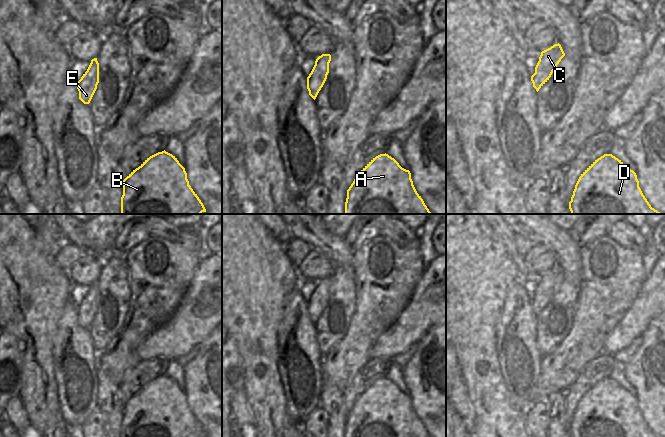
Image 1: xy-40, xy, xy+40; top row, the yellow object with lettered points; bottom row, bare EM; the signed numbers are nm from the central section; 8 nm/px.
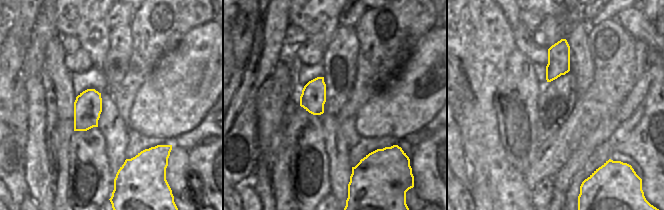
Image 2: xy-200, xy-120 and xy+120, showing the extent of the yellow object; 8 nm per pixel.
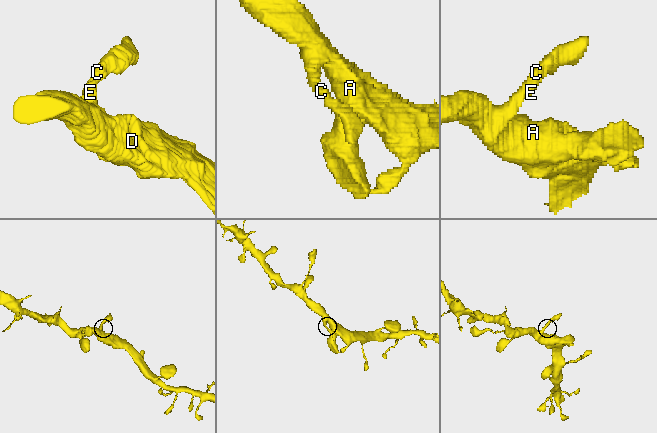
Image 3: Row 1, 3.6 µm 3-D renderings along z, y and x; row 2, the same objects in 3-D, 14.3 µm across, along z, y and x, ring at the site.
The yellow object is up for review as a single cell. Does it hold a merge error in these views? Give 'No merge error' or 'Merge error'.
No merge error

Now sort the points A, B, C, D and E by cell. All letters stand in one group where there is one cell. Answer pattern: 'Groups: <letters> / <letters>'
Groups: A B C D E

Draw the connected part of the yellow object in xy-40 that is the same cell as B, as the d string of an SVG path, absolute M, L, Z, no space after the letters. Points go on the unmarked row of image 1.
M158 376L123 404L121 437L202 437L206 433L189 409L177 382Z

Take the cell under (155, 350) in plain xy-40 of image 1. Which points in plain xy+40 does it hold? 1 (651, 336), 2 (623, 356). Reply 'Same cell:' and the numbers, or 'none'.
Same cell: none

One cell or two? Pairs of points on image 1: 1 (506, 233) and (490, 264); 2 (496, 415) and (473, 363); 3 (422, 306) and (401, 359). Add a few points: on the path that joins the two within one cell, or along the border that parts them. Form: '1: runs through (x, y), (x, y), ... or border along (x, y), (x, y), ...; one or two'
1: border along (488, 224), (514, 262); two
2: runs through (490, 402), (484, 381), (480, 376); one
3: border along (416, 342), (405, 351), (392, 357); two

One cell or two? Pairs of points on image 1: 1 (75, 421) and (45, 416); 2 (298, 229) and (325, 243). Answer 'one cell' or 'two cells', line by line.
1: two cells
2: one cell

